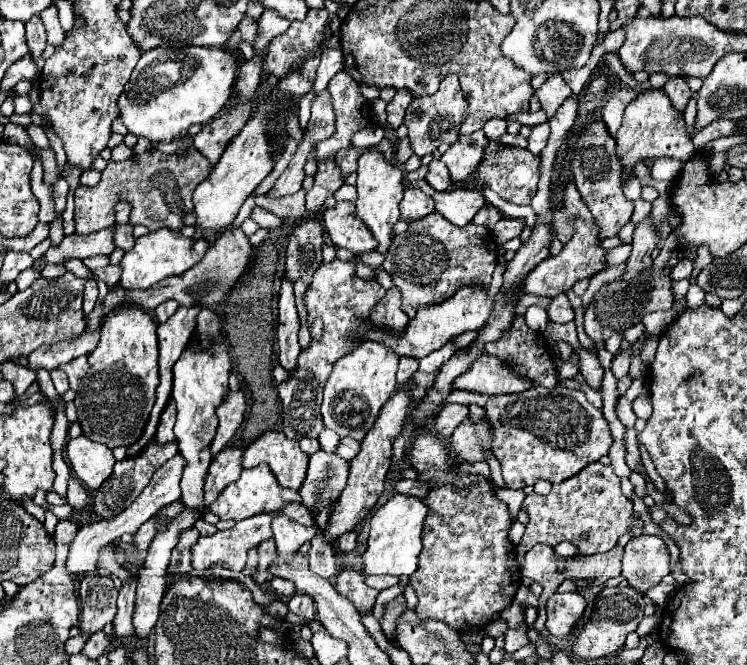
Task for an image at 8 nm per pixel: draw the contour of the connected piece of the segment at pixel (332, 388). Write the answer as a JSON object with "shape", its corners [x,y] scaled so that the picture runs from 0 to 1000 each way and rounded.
{"shape":[[[487,513],[479,525],[452,540],[452,546],[447,546],[439,576],[434,579],[434,639],[450,648],[455,657],[471,657],[477,663],[485,663],[530,582],[530,555],[533,534],[506,513]]]}

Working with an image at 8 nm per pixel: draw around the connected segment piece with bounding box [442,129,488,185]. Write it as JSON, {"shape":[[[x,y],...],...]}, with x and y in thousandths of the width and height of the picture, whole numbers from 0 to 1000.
{"shape":[[[643,197],[632,203],[618,203],[618,209],[592,233],[592,242],[602,254],[602,269],[608,278],[616,278],[624,266],[635,260],[640,251],[640,239],[645,239],[645,221],[653,215],[651,203]]]}

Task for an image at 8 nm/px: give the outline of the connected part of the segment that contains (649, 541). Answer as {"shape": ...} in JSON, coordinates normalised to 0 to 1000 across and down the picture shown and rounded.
{"shape":[[[854,805],[841,814],[833,835],[833,868],[857,895],[878,883],[897,862],[892,817],[876,805]]]}

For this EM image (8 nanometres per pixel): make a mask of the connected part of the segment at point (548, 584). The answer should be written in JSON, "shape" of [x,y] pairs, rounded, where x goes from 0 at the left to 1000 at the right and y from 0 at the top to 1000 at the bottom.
{"shape":[[[720,817],[718,823],[712,823],[701,838],[699,868],[720,874],[728,886],[722,898],[720,929],[715,938],[715,946],[723,950],[728,946],[732,931],[731,901],[736,895],[742,895],[744,886],[750,883],[750,877],[758,871],[747,856],[747,838],[739,829],[739,823],[734,823],[728,817]]]}

